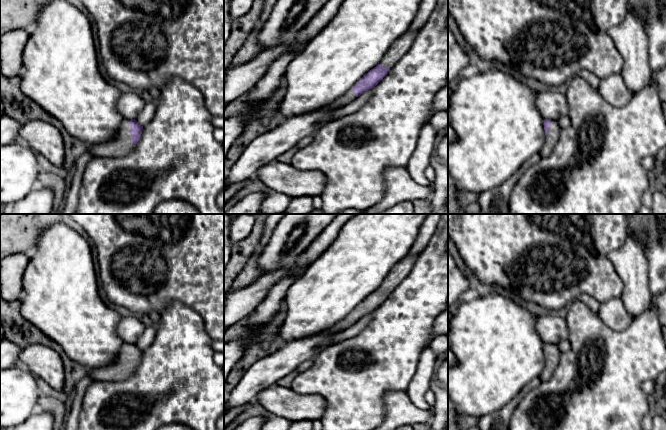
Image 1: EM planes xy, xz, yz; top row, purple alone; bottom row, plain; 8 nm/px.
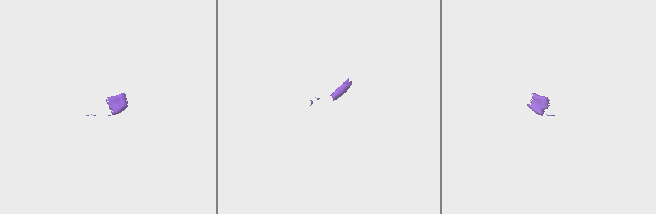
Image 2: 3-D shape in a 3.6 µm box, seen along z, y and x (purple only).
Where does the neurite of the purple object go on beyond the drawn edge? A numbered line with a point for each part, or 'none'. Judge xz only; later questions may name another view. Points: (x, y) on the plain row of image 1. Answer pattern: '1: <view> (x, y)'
1: xz (399, 271)
2: xz (349, 320)

